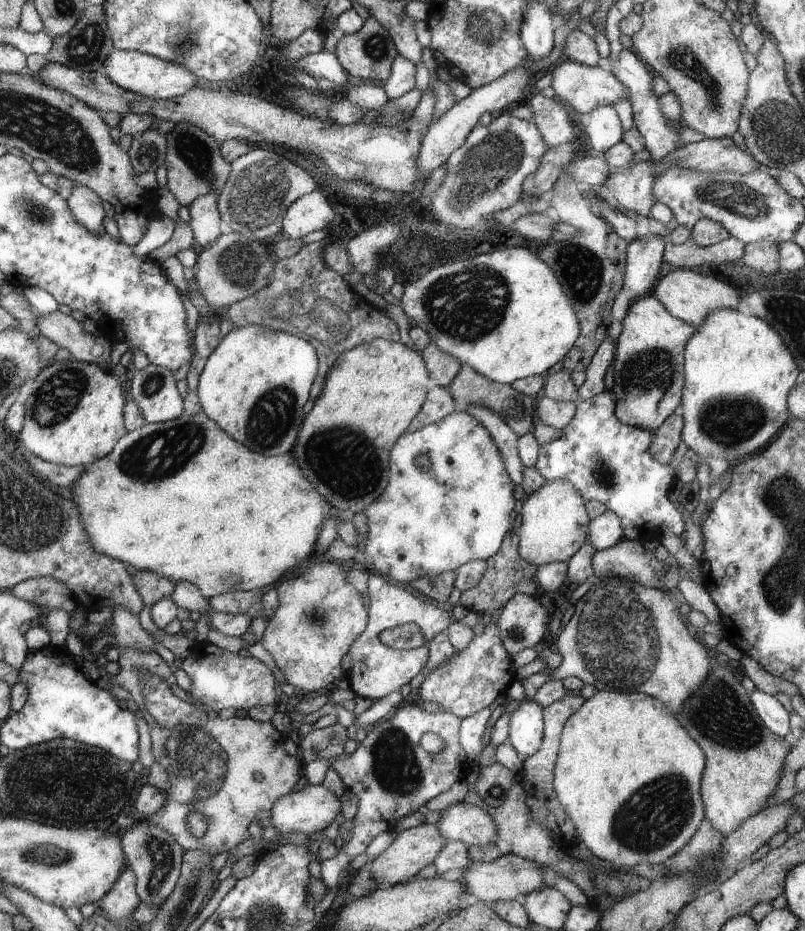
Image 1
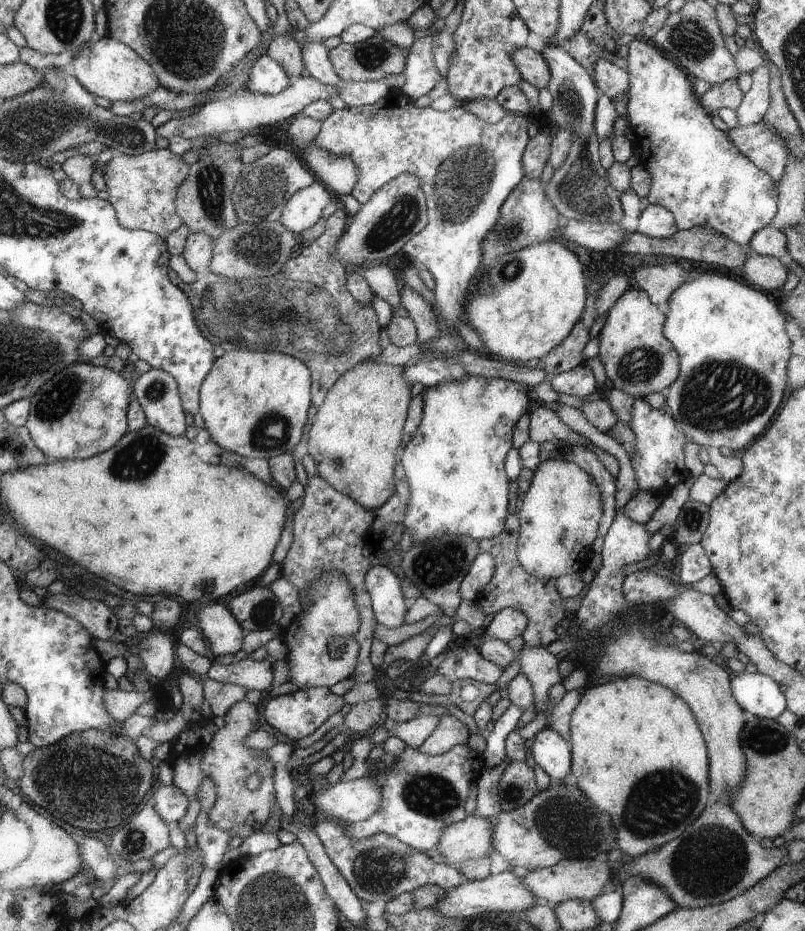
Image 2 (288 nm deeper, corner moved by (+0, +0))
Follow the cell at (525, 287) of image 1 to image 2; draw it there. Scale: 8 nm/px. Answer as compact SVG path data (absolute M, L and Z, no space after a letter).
M559 240L529 244L519 252L501 256L481 278L489 280L485 294L471 294L465 304L463 322L483 342L485 352L501 356L503 362L519 362L549 354L573 330L585 310L589 282L587 264L579 262Z

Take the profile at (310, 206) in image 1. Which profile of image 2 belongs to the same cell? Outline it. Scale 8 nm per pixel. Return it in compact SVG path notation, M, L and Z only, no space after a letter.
M317 182L311 184L309 188L303 188L299 192L295 192L289 202L285 204L283 212L281 212L281 224L299 234L303 230L307 230L309 226L313 226L319 218L321 218L321 210L329 204L329 192L323 188L325 184Z

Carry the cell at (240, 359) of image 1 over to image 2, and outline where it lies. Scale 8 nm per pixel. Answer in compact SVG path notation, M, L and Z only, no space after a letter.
M257 350L225 352L221 358L215 360L213 370L205 376L199 390L199 414L203 418L205 430L217 446L243 458L271 460L275 456L287 454L299 442L307 420L309 376L311 370L299 358Z

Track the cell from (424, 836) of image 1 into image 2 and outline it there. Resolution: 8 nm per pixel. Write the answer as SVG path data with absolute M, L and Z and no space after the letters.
M467 816L463 822L449 824L435 848L445 856L445 864L487 858L495 850L493 826L495 824L489 818Z

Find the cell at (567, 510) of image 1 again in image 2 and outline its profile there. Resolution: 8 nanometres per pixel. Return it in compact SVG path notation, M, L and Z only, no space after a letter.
M545 460L533 472L527 494L523 496L521 508L517 512L519 518L519 538L517 538L517 560L531 576L541 580L557 580L561 576L569 576L585 566L585 560L593 554L591 544L599 536L599 524L603 520L603 498L601 490L577 462L571 460Z

